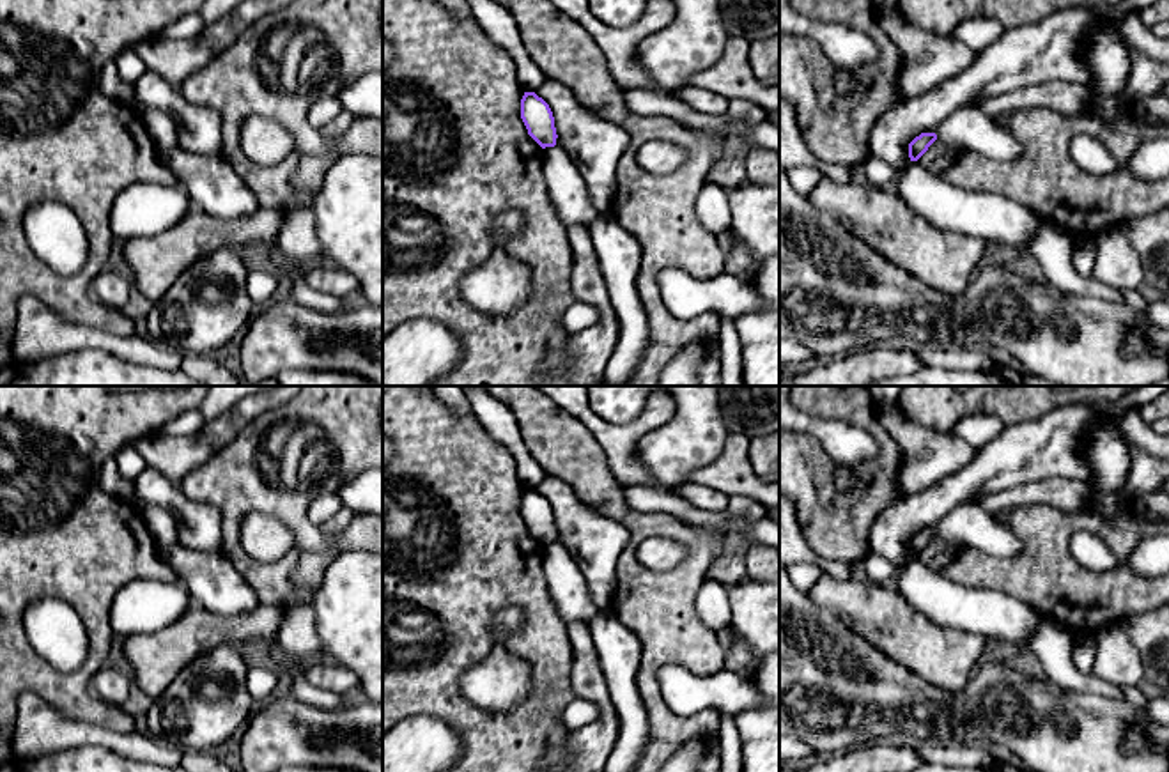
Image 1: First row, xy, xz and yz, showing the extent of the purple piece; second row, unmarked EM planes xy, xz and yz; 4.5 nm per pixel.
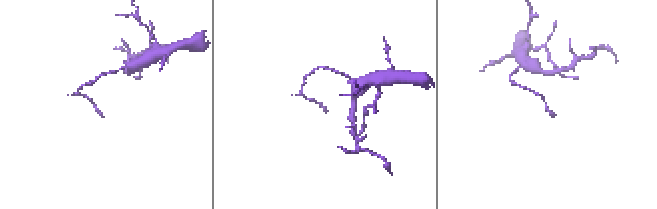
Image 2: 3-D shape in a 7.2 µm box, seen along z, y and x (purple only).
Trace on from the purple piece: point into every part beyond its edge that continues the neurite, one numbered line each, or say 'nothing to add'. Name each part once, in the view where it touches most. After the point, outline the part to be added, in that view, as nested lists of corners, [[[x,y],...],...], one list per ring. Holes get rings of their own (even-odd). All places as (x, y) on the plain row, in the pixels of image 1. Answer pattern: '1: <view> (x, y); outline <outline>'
nothing to add

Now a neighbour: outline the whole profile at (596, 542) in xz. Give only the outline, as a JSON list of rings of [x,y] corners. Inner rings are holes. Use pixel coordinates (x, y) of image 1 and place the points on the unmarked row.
[[[546,476],[535,490],[542,494],[554,513],[556,542],[577,563],[595,606],[611,609],[616,570],[631,531],[618,521],[586,505],[574,489]]]

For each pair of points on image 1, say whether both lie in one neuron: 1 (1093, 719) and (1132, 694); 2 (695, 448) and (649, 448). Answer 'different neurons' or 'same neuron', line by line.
1: different neurons
2: same neuron

